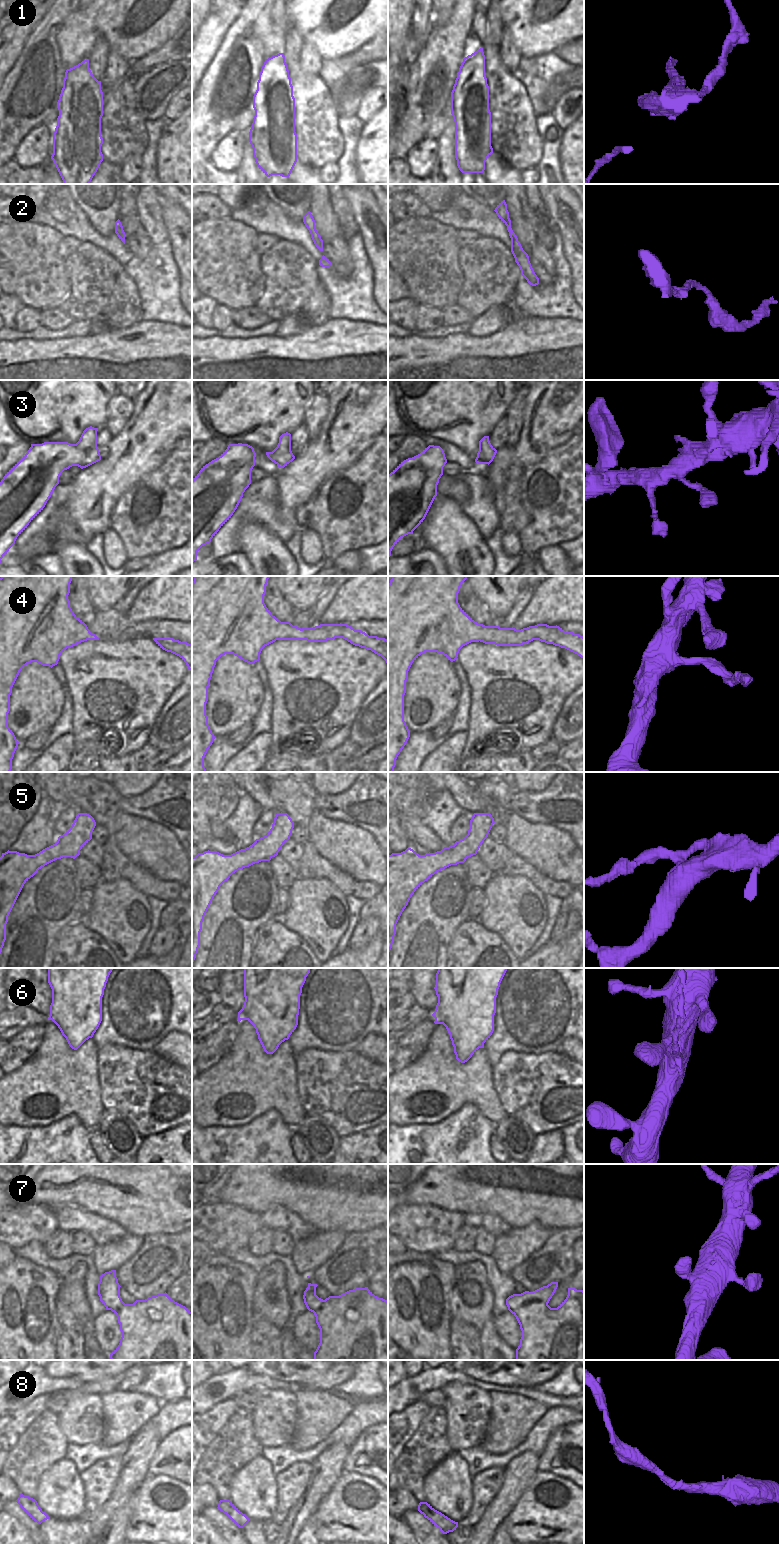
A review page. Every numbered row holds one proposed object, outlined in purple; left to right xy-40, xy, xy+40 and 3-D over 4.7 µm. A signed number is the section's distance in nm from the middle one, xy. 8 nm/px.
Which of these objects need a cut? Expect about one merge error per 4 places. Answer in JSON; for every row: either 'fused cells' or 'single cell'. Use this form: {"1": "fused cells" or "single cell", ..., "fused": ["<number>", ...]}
{"1": "fused cells", "2": "single cell", "3": "single cell", "4": "fused cells", "5": "fused cells", "6": "fused cells", "7": "single cell", "8": "single cell", "fused": ["1", "4", "5", "6"]}

